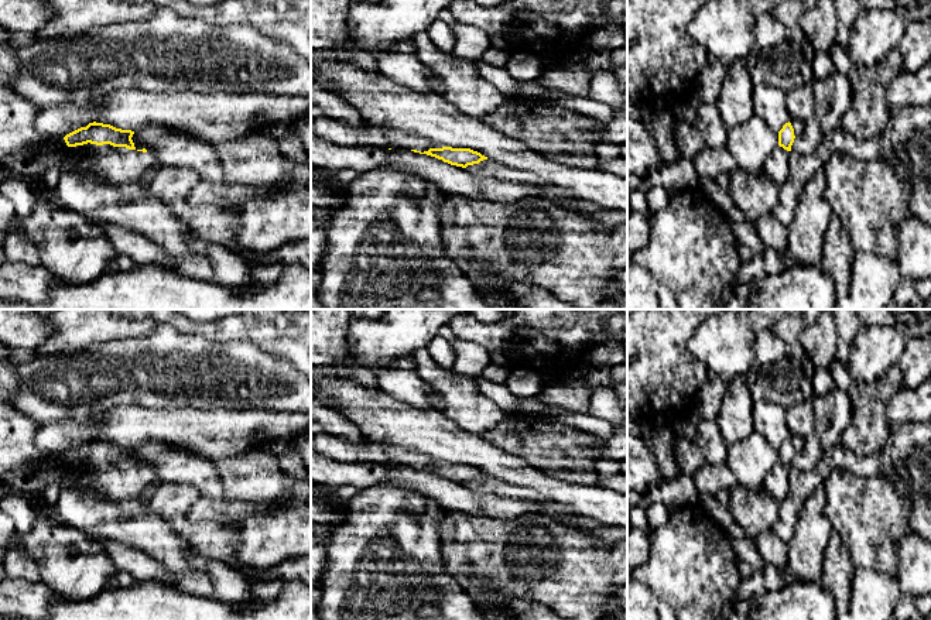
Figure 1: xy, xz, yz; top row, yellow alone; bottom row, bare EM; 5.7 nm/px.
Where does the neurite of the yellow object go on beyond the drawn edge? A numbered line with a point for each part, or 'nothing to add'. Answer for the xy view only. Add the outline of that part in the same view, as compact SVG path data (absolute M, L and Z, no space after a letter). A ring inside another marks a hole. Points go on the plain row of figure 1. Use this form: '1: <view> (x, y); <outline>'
1: xy (119, 482); M90 459L69 463L62 476L62 484L90 486L100 499L116 501L138 499L141 491L153 482L154 475L148 469Z

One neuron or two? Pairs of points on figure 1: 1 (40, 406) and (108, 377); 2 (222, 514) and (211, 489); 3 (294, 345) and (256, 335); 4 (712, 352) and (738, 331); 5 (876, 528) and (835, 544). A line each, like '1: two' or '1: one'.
1: one
2: two
3: one
4: one
5: two

